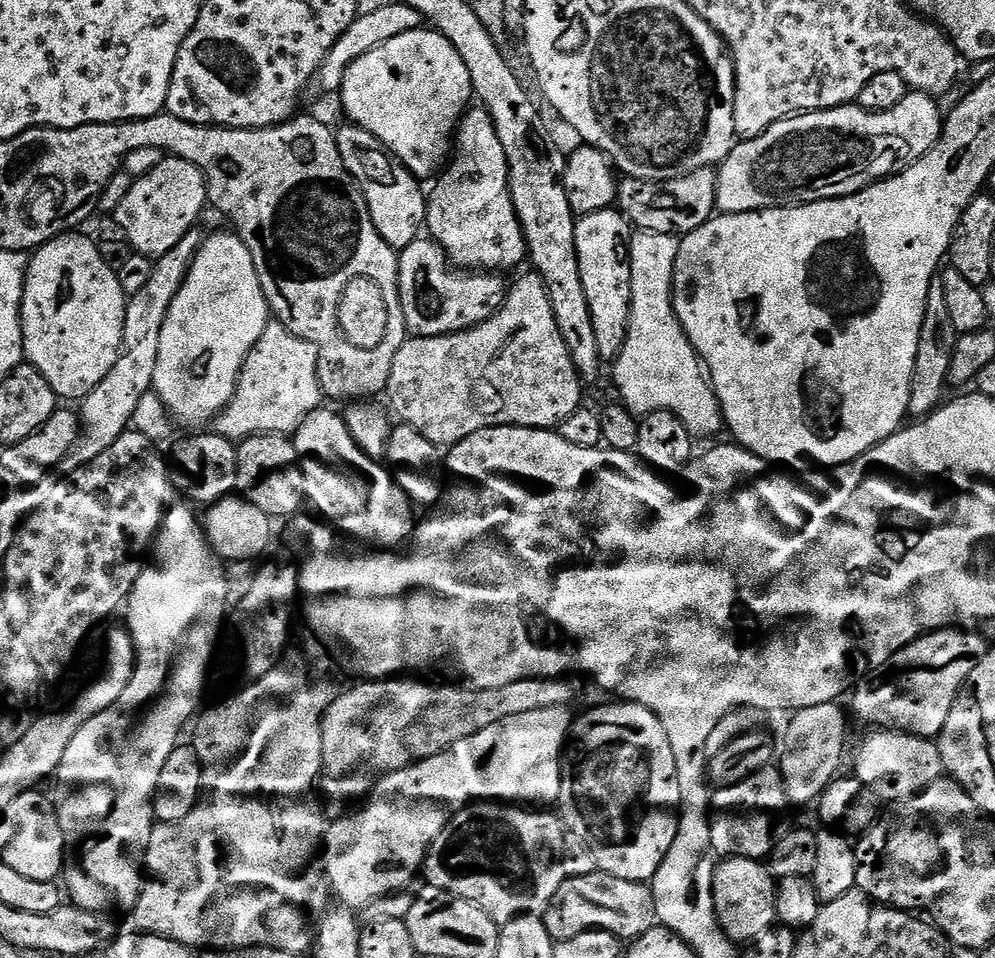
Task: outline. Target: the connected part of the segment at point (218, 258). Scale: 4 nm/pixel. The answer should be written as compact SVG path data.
M235 231L216 232L213 236L208 236L204 240L204 245L199 249L195 249L194 255L187 265L188 277L183 281L179 281L176 289L176 296L170 302L170 310L166 314L166 318L162 320L162 338L158 341L158 366L154 366L154 374L152 375L152 387L154 391L160 395L162 402L168 407L168 411L173 421L184 424L200 424L196 426L204 426L207 422L215 421L216 416L230 402L230 398L236 389L236 383L240 377L240 371L244 365L245 358L248 357L250 350L256 345L258 338L262 336L262 330L266 330L266 326L270 323L270 309L268 300L264 297L262 290L262 282L258 282L258 274L254 270L254 258L250 254L248 247L241 242Z

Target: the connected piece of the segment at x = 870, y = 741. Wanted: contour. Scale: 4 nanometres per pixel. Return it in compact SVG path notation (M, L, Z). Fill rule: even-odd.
M872 730L869 733L869 736L856 748L856 772L854 771L854 776L855 779L862 781L871 792L880 797L881 801L908 800L910 797L918 795L922 790L926 790L935 780L939 780L945 775L940 745L935 739L891 730Z

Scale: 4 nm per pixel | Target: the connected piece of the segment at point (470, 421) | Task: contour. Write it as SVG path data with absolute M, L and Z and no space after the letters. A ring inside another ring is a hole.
M528 270L525 276L517 278L513 288L511 285L507 289L504 305L481 324L475 324L473 328L466 328L461 332L451 332L445 336L413 335L411 338L405 339L403 346L398 350L398 354L394 354L394 366L390 366L386 397L388 396L389 401L387 400L387 403L390 405L391 411L397 417L400 415L399 419L403 423L414 426L414 430L418 430L426 438L430 438L430 442L434 442L438 446L451 446L478 430L497 428L503 424L513 424L519 428L555 429L561 422L570 419L571 416L575 416L581 411L580 399L583 398L584 391L586 388L581 381L580 371L574 366L574 358L570 358L570 350L566 346L562 330L558 328L558 322L554 318L554 306L550 302L550 294L546 290L539 272Z

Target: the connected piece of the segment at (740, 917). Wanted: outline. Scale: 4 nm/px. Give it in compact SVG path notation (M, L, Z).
M737 856L721 859L717 863L714 874L714 910L720 929L728 935L729 940L747 942L774 927L777 923L777 883L767 863Z

